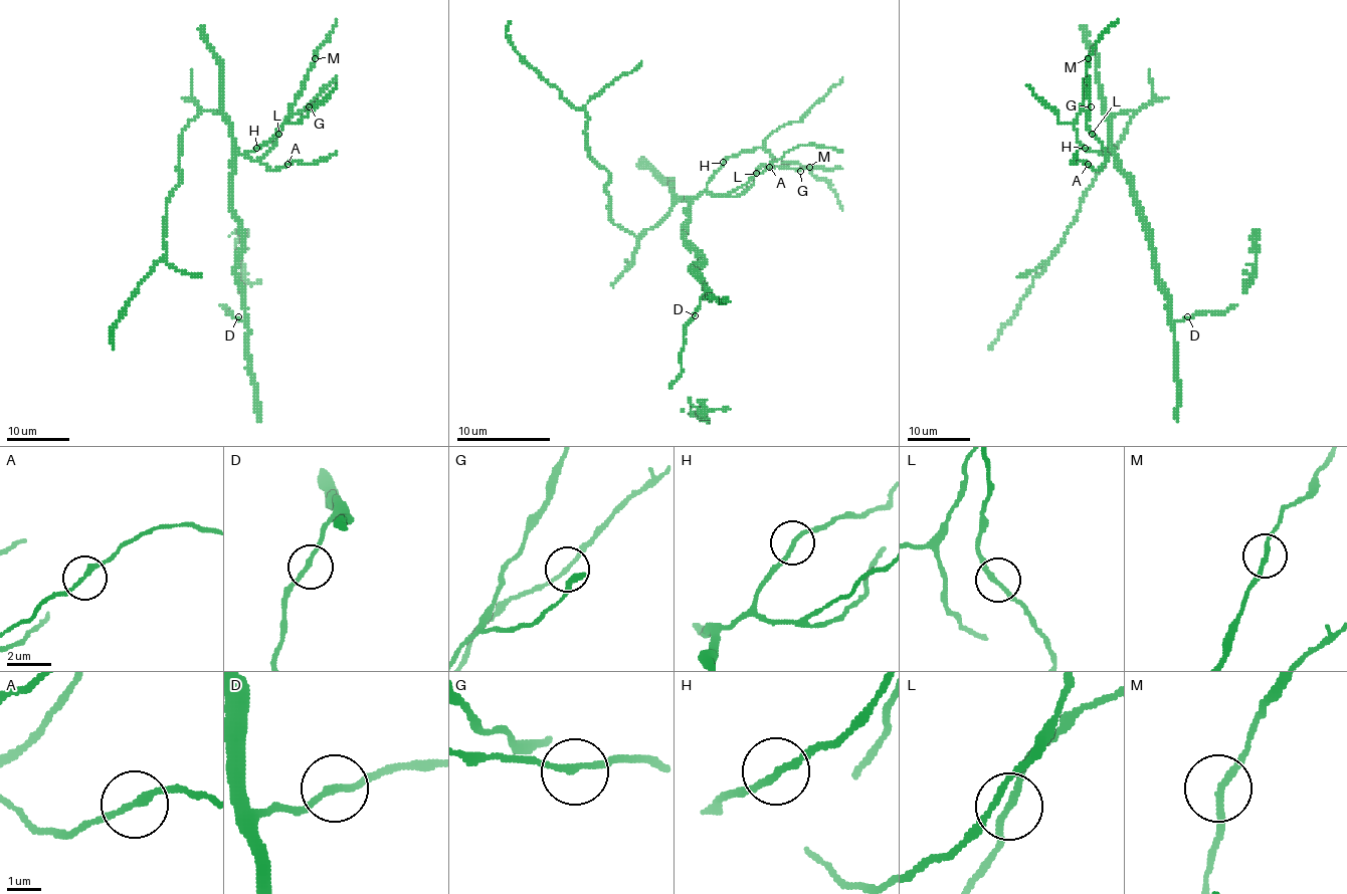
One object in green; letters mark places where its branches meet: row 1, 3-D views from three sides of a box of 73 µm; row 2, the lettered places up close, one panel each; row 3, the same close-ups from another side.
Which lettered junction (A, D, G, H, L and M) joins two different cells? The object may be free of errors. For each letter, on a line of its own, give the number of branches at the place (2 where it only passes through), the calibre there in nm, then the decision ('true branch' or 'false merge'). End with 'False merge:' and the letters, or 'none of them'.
A: 2 | 200 nm | true branch
D: 2 | 190 nm | true branch
G: 2 | 180 nm | true branch
H: 2 | 190 nm | true branch
L: 2 | 190 nm | true branch
M: 2 | 200 nm | true branch
False merge: none of them

